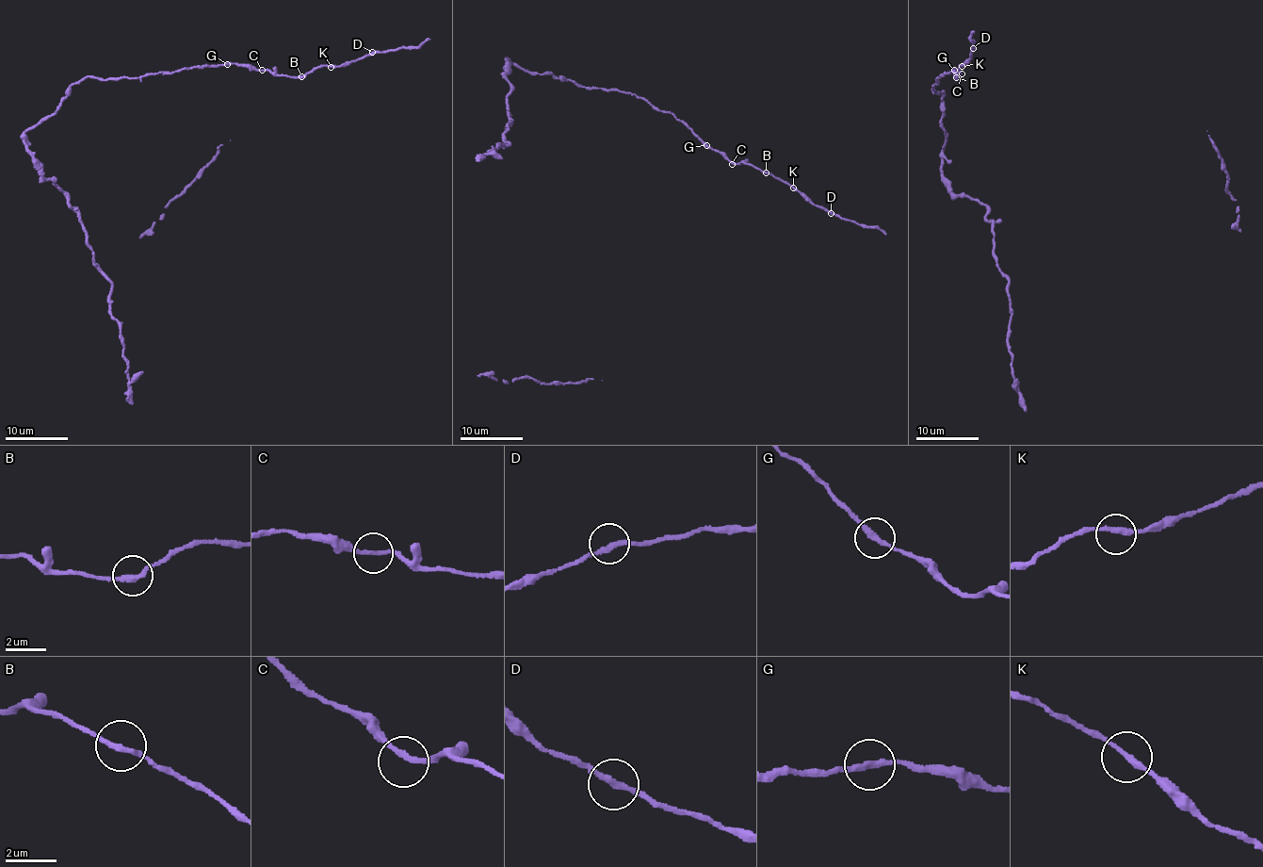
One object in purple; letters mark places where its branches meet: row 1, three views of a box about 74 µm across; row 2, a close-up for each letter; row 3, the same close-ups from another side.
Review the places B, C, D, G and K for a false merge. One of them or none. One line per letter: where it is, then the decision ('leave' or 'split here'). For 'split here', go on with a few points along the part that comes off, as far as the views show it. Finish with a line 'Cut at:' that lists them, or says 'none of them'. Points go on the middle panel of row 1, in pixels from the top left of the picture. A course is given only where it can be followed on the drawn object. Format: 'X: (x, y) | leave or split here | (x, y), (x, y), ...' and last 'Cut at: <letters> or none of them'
B: (766, 172) | leave
C: (732, 164) | leave
D: (831, 213) | leave
G: (706, 145) | leave
K: (793, 188) | leave
Cut at: none of them

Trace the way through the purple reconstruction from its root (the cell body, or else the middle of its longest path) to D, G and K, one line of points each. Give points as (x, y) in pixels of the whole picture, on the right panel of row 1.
D: (945, 145), (944, 91), (937, 93), (931, 87), (954, 69), (960, 73), (957, 77), (973, 48)
G: (945, 145), (947, 137), (941, 122), (944, 91), (931, 90), (937, 78), (955, 69)
K: (945, 145), (944, 91), (931, 90), (937, 78), (953, 69), (960, 73), (957, 77), (962, 66)

